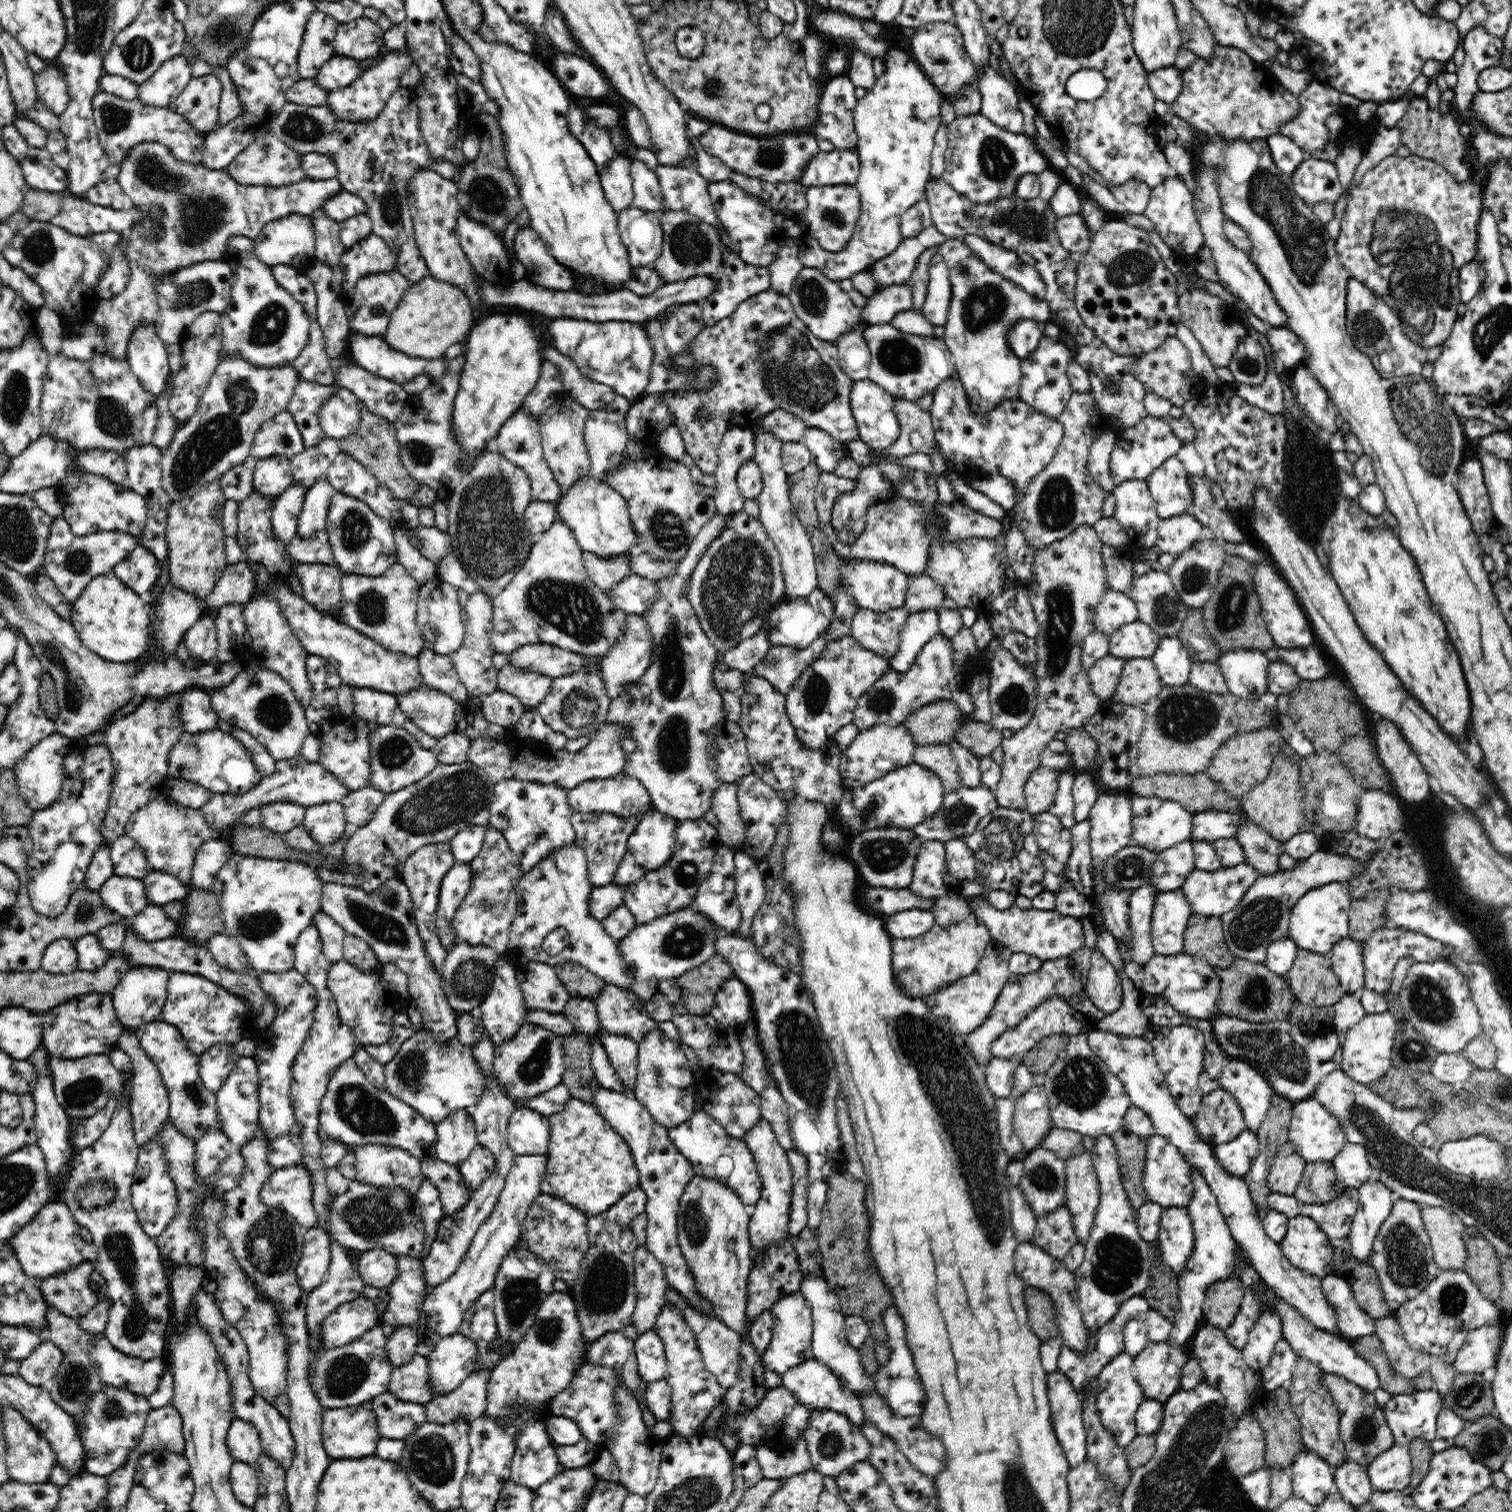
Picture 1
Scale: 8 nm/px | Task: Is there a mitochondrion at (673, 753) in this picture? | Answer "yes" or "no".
yes

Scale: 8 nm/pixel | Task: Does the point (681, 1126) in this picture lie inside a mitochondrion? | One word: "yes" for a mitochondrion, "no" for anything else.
no

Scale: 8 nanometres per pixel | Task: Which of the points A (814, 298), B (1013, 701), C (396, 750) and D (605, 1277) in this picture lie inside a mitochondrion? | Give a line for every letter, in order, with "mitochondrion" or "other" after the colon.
A: mitochondrion
B: mitochondrion
C: mitochondrion
D: mitochondrion

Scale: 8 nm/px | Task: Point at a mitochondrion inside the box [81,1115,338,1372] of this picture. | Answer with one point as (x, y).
(270, 1242)

